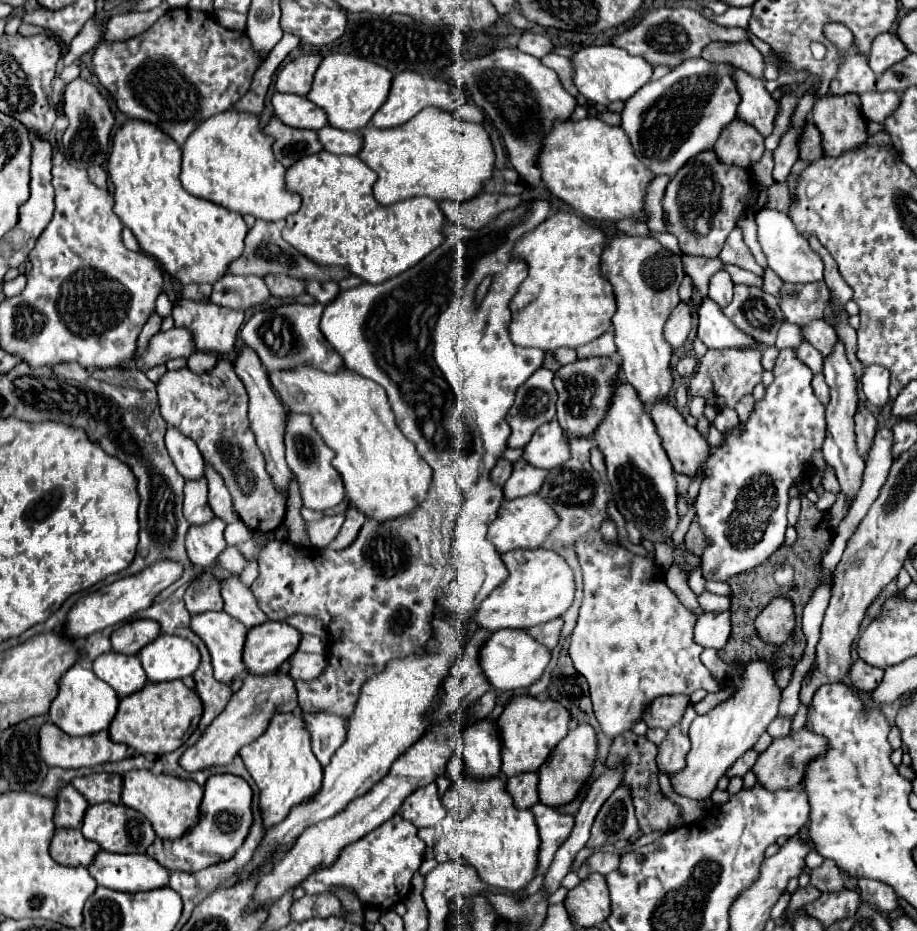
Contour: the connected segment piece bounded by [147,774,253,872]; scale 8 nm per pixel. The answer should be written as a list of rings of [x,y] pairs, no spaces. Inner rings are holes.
[[[233,774],[209,776],[205,782],[205,796],[199,806],[199,822],[177,840],[155,838],[155,842],[147,848],[147,856],[157,860],[169,872],[197,872],[217,862],[233,858],[253,822],[251,798],[253,792],[243,778]]]

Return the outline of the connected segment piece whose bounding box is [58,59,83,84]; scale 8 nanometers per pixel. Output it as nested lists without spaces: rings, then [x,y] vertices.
[[[77,59],[74,63],[71,65],[64,67],[62,71],[59,74],[59,78],[65,83],[68,84],[72,80],[76,79],[78,76],[80,76],[81,69],[82,69],[83,63],[80,61],[80,59]]]

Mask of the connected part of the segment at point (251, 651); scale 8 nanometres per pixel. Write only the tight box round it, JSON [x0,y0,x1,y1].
[243,622,301,674]

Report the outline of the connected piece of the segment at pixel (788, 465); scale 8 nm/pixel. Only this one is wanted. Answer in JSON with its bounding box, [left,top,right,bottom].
[695,348,825,582]

